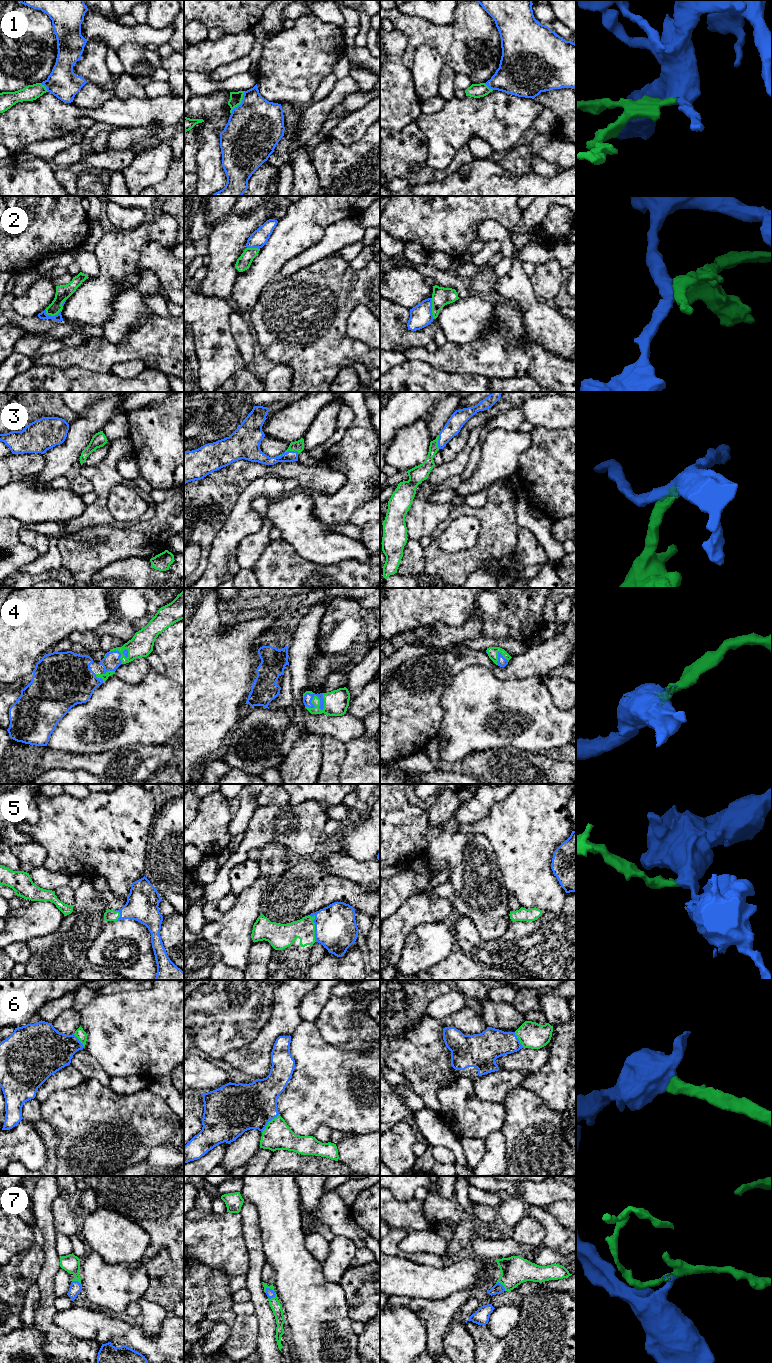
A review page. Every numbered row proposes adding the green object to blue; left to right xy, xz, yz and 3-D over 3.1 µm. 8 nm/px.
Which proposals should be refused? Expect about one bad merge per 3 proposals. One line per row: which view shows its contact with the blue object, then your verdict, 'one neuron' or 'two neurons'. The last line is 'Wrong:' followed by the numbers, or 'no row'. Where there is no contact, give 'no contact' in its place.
1: meets blue in xz; one neuron
2: meets blue in yz; two neurons
3: meets blue in xz; one neuron
4: meets blue in xz; one neuron
5: meets blue in xz; one neuron
6: meets blue in xz; one neuron
7: meets blue in yz; one neuron
Wrong: 2

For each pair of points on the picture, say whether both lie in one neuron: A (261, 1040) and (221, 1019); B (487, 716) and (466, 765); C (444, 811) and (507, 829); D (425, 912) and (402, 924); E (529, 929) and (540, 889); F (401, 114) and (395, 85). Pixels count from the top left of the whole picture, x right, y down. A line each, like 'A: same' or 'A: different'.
A: different
B: different
C: different
D: same
E: different
F: same

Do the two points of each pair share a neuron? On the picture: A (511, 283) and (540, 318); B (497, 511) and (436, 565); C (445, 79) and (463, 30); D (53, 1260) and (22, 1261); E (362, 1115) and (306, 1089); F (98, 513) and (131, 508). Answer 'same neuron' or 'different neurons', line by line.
A: same neuron
B: same neuron
C: different neurons
D: different neurons
E: same neuron
F: different neurons

